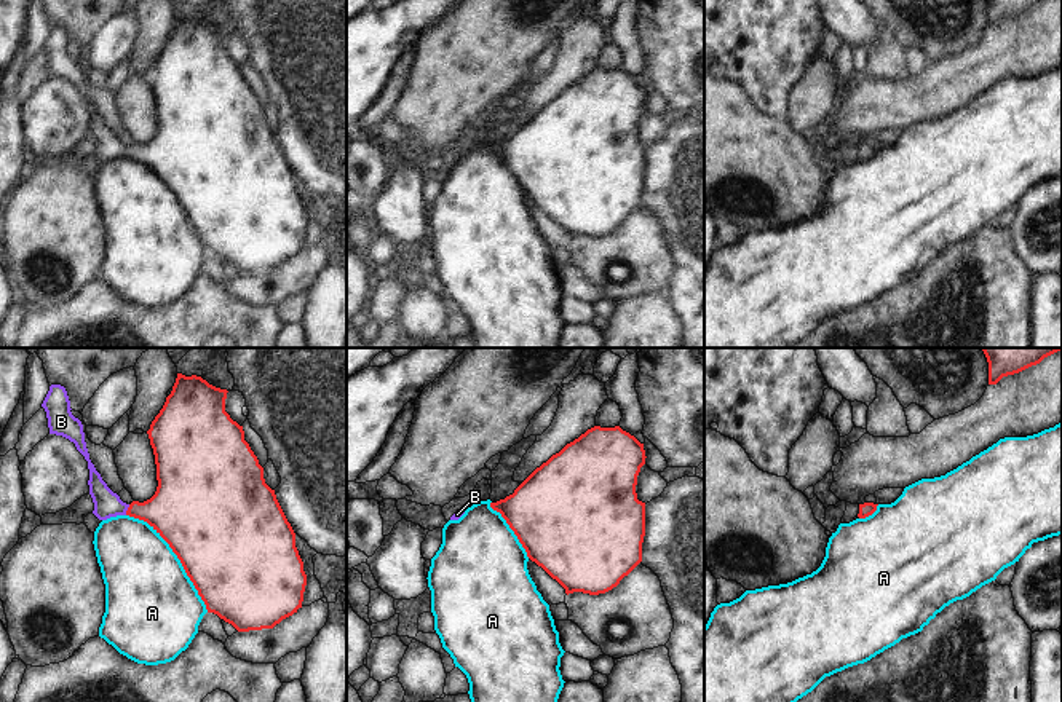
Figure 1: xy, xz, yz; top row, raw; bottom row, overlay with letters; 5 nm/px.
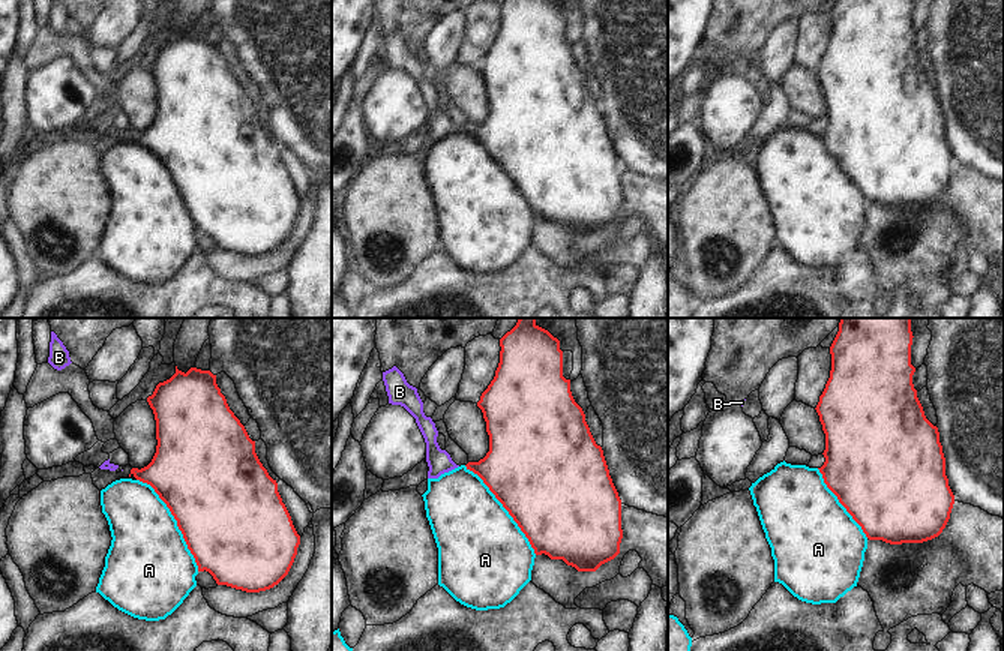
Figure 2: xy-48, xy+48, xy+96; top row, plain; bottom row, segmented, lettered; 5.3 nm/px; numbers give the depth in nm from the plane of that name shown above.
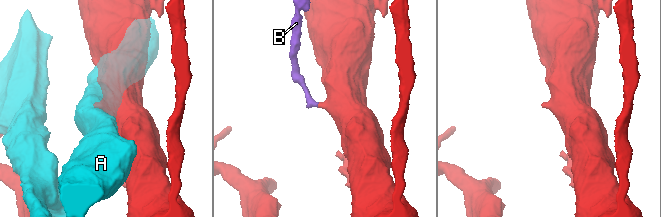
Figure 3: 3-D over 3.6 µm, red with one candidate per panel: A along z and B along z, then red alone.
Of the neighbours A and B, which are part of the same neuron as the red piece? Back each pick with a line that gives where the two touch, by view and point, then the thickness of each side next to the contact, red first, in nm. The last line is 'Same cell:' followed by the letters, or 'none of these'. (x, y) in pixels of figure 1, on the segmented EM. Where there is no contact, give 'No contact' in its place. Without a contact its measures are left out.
B: Touches red at xy (128, 509). Thickness 300 nm (red) against 130 nm
Same cell: B.

